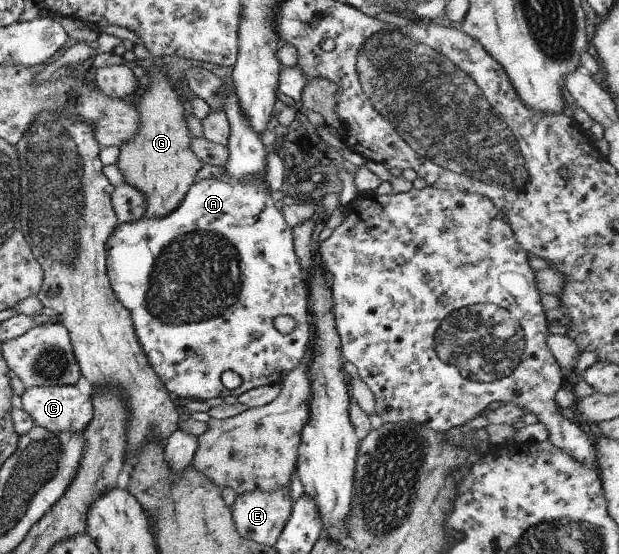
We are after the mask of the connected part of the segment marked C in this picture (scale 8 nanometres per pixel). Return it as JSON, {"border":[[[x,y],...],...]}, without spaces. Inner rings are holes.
{"border":[[[76,385],[29,387],[20,396],[21,408],[32,418],[34,426],[57,433],[79,433],[91,420],[93,407],[89,394]]]}

